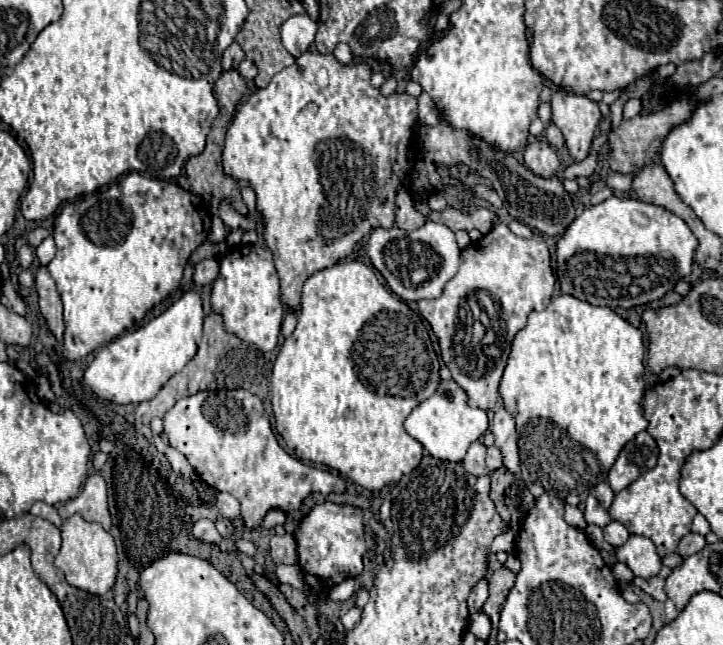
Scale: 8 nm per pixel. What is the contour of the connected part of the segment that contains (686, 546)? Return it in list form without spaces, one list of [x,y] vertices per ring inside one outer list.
[[[688,532],[688,534],[680,540],[680,544],[678,544],[678,554],[680,554],[682,558],[688,558],[688,556],[692,556],[692,554],[700,552],[704,546],[706,546],[704,536]]]

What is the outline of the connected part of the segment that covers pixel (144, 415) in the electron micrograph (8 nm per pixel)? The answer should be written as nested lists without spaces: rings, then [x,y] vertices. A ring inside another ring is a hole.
[[[208,314],[204,318],[203,337],[198,344],[195,357],[188,362],[178,372],[176,376],[172,376],[166,386],[158,392],[158,396],[154,400],[142,402],[136,406],[136,416],[140,416],[140,420],[144,424],[150,424],[152,418],[162,418],[180,398],[184,396],[192,396],[200,391],[217,391],[222,389],[250,388],[254,378],[256,378],[256,360],[258,360],[258,348],[254,344],[246,344],[240,338],[226,334],[224,326],[222,326],[222,316],[218,314]],[[220,352],[220,358],[216,358],[214,354]],[[216,363],[216,368],[213,368]]]

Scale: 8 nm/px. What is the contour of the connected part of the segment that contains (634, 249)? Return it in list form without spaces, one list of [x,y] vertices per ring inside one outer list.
[[[610,196],[606,202],[586,208],[568,226],[566,234],[558,238],[556,276],[560,280],[562,292],[578,300],[608,308],[634,308],[640,304],[660,300],[666,292],[670,292],[676,286],[678,280],[690,276],[696,248],[696,236],[692,234],[688,224],[674,212],[666,210],[664,206],[642,202],[638,198]]]

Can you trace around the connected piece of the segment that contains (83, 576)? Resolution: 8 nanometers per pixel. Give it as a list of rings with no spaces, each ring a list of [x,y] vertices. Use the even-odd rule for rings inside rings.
[[[72,516],[64,520],[62,548],[54,560],[54,566],[64,572],[66,582],[70,586],[86,590],[90,594],[104,596],[114,588],[116,578],[118,578],[118,556],[116,556],[114,538],[100,524],[86,522],[80,516]]]

